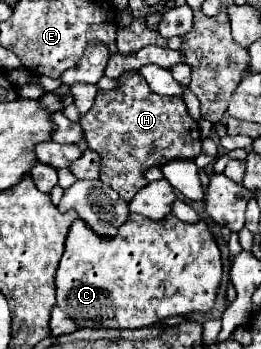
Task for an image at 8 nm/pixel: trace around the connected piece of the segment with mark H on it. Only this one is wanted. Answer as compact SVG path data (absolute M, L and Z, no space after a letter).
M135 71L123 73L119 77L119 83L121 87L113 91L99 91L93 107L81 117L79 123L83 127L83 137L87 141L87 147L101 155L99 179L109 187L113 187L121 195L121 199L129 203L133 195L147 185L147 179L143 177L147 169L161 167L175 159L195 159L201 153L201 133L199 133L199 123L189 117L183 97L161 97L153 93L147 81Z

